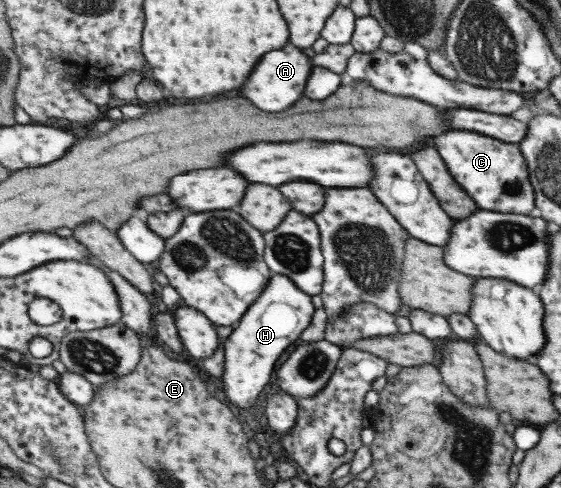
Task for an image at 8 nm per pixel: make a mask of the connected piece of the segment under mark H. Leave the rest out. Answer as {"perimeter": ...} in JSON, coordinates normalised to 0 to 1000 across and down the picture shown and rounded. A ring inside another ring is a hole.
{"perimeter":[[[487,559],[467,607],[451,621],[403,695],[401,766],[389,785],[399,822],[437,840],[451,836],[472,791],[483,783],[504,721],[519,713],[519,705],[554,668],[561,635],[565,631],[554,605],[537,594],[520,570]]]}

